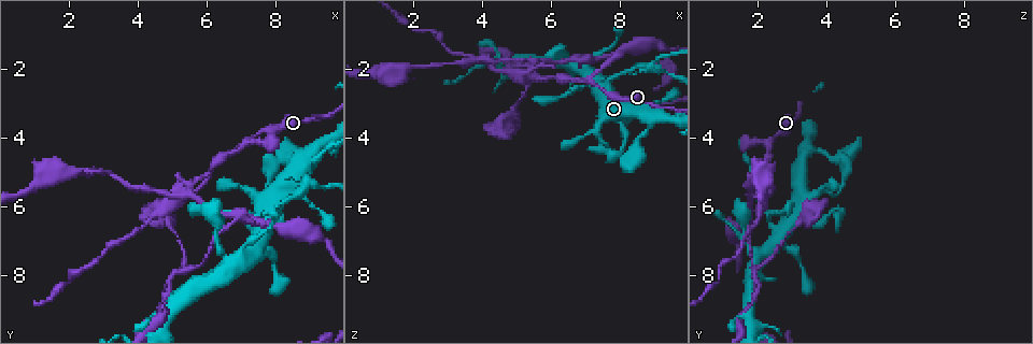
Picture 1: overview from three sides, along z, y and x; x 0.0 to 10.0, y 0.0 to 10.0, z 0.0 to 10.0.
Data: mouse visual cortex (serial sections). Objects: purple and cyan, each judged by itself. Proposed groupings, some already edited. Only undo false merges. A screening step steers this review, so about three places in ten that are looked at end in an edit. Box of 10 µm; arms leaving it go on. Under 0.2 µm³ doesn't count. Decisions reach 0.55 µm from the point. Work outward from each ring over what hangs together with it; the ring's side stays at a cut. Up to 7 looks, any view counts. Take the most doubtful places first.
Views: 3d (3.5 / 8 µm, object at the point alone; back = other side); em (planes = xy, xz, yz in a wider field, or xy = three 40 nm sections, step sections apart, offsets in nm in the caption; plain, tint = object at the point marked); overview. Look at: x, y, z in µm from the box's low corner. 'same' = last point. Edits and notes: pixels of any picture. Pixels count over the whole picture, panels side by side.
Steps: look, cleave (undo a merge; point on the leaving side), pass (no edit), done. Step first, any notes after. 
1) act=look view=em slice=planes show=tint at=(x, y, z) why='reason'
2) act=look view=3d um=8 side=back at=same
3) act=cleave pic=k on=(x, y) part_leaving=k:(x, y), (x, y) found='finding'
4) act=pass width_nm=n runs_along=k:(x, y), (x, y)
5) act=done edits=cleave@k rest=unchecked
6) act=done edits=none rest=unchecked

act=look view=3d um=8 side=back at=(5.60, 5.65, 1.80) why='four or more arms meet'

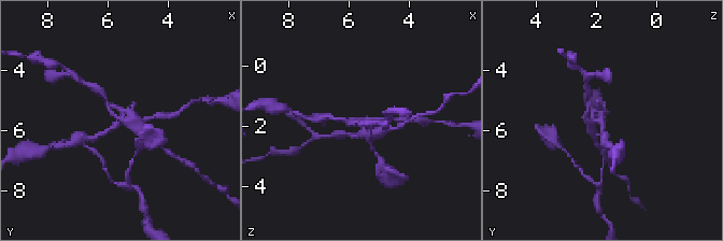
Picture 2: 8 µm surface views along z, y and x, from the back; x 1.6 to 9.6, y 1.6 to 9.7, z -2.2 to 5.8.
act=look view=em slice=xy step=2 show=tint at=same why='now the EM'

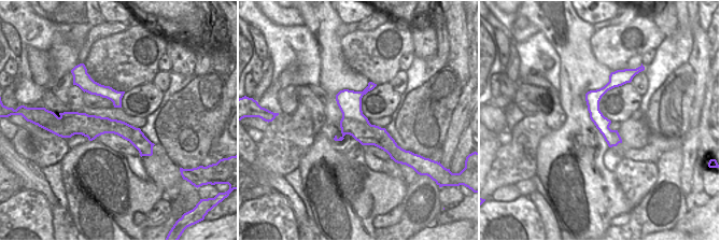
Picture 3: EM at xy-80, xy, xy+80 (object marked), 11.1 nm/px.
act=cleave pic=2 on=(596, 102) part_leaving=2:(118, 122), (101, 135), (81, 141) found='a second cell is stuck on'

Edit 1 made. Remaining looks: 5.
act=look view=overview why='redraw'

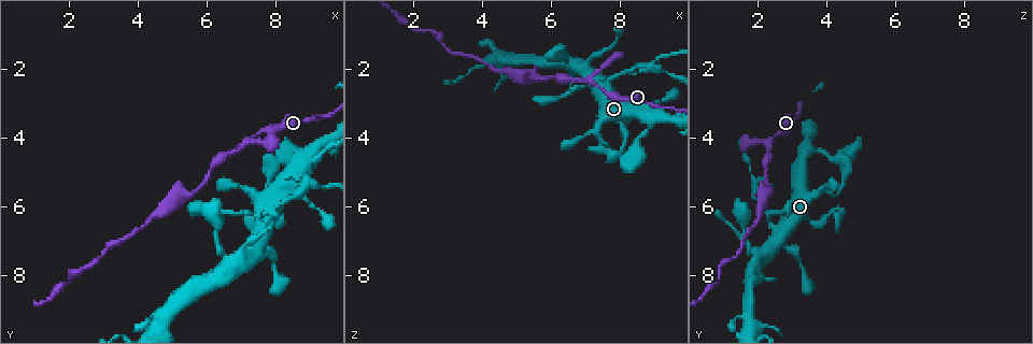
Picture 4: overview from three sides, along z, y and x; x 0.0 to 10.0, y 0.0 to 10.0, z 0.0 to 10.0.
act=look view=3d um=3.5 at=(8.80, 4.50, 3.50) why='abrupt turn'

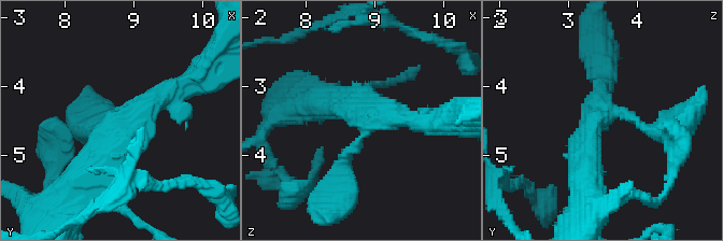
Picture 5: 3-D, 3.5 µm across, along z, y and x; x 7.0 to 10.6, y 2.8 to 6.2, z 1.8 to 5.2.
act=look view=em slice=xy step=3 show=plain at=(8.80, 4.45, 3.50) arms=3 arm_widths_nm=150,300,400 why='shape alone is not enough'

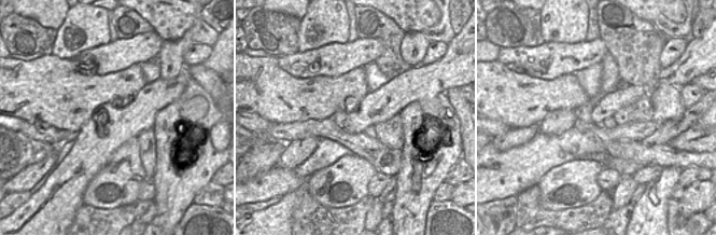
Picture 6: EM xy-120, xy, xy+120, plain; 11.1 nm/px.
act=look view=em slice=xy step=3 show=tint at=same why='with the object marked'

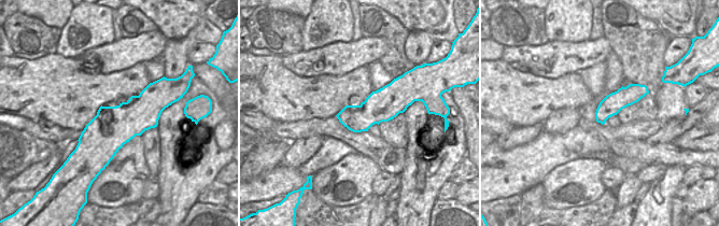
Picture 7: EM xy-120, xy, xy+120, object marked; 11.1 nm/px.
act=pass width_nm=360 runs_along=5:(583, 179), (603, 116), (654, 129) found='one cell here'

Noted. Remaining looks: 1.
act=done edits=cleave@2 rest=unchecked

